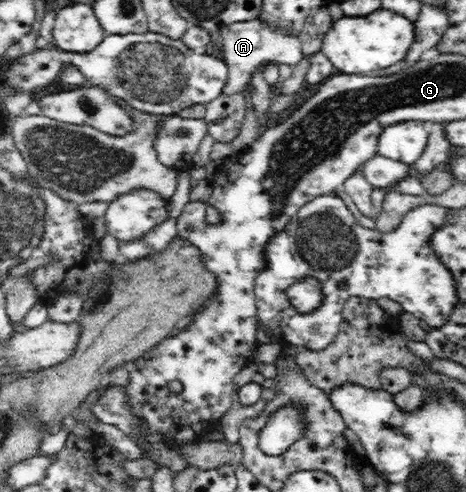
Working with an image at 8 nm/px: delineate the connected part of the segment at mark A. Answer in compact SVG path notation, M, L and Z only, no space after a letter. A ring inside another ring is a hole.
M257 19L228 24L220 29L220 36L222 36L222 41L220 41L221 59L227 65L228 70L224 87L221 89L222 96L246 93L246 86L251 81L251 73L257 65L266 62L278 62L293 66L304 57L298 37L282 33L279 29L270 29L265 23Z

